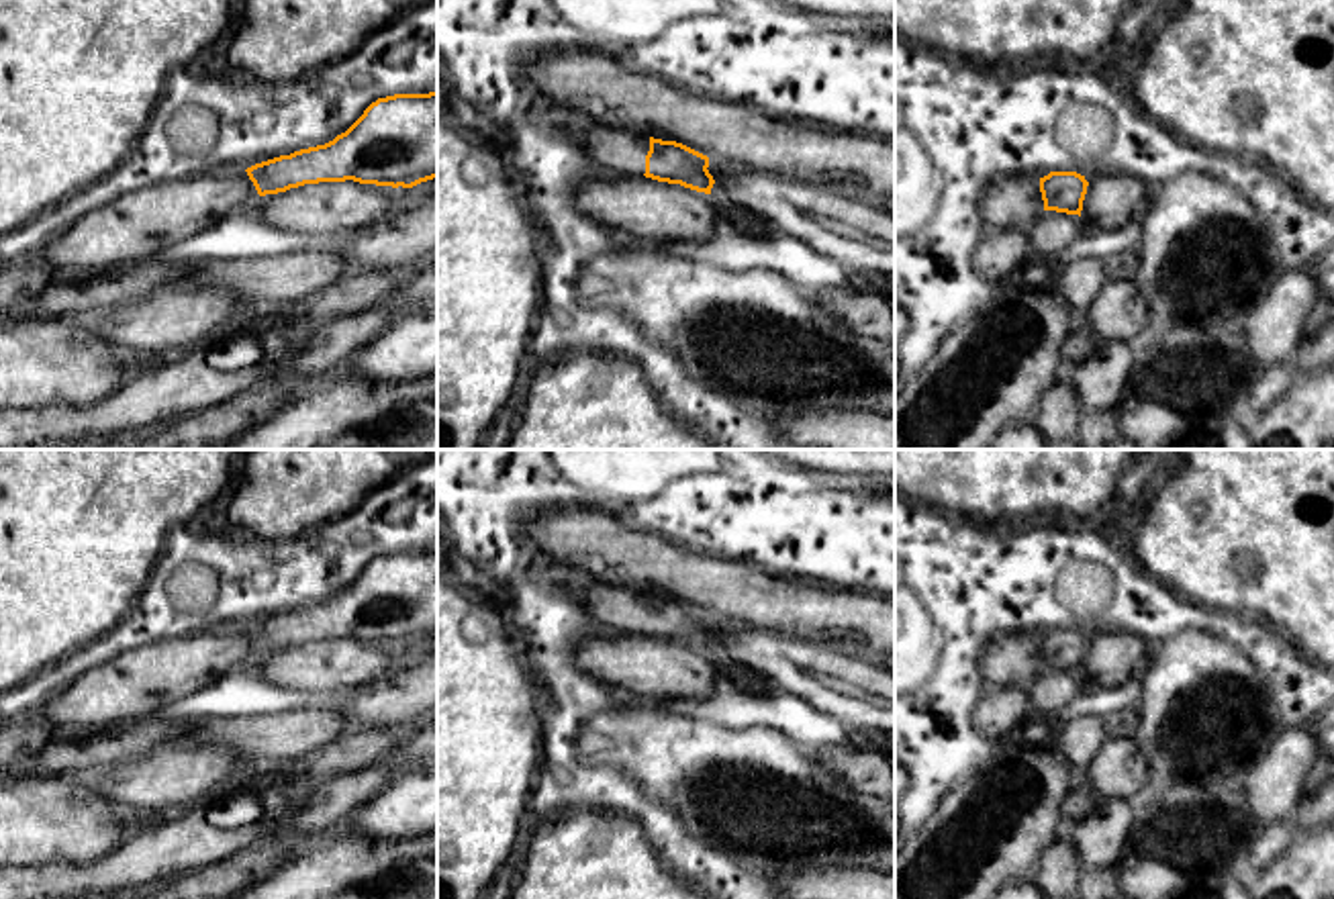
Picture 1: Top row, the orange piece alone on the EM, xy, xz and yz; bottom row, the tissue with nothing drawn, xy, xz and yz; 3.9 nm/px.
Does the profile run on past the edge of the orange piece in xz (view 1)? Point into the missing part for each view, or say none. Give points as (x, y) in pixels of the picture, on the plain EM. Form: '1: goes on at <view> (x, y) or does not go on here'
1: goes on at xz (622, 609)

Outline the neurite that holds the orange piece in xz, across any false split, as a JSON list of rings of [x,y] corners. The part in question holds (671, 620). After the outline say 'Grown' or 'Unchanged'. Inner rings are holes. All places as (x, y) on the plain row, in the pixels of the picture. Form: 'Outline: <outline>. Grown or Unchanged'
Outline: [[[603,578],[582,588],[582,605],[592,621],[613,633],[652,635],[711,652],[715,642],[709,615],[676,599],[609,584]]]. Grown

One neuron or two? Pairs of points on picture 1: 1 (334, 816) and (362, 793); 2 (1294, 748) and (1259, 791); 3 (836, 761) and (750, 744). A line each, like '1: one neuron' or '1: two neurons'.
1: one neuron
2: one neuron
3: two neurons

